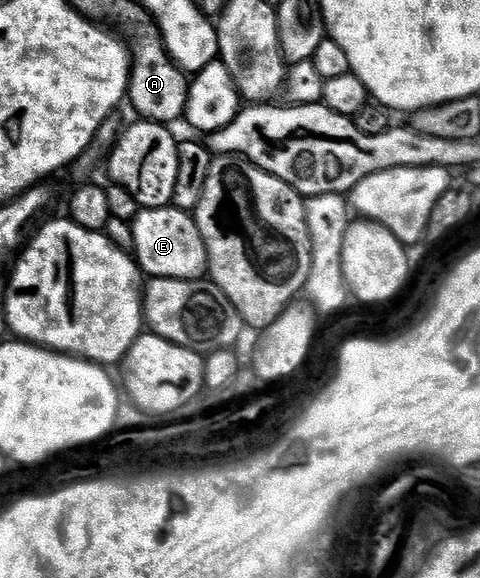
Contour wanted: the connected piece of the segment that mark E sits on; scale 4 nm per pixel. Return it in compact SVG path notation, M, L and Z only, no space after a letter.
M144 208L132 221L134 226L134 251L136 263L147 277L196 280L207 275L206 247L200 238L197 219L179 208Z

